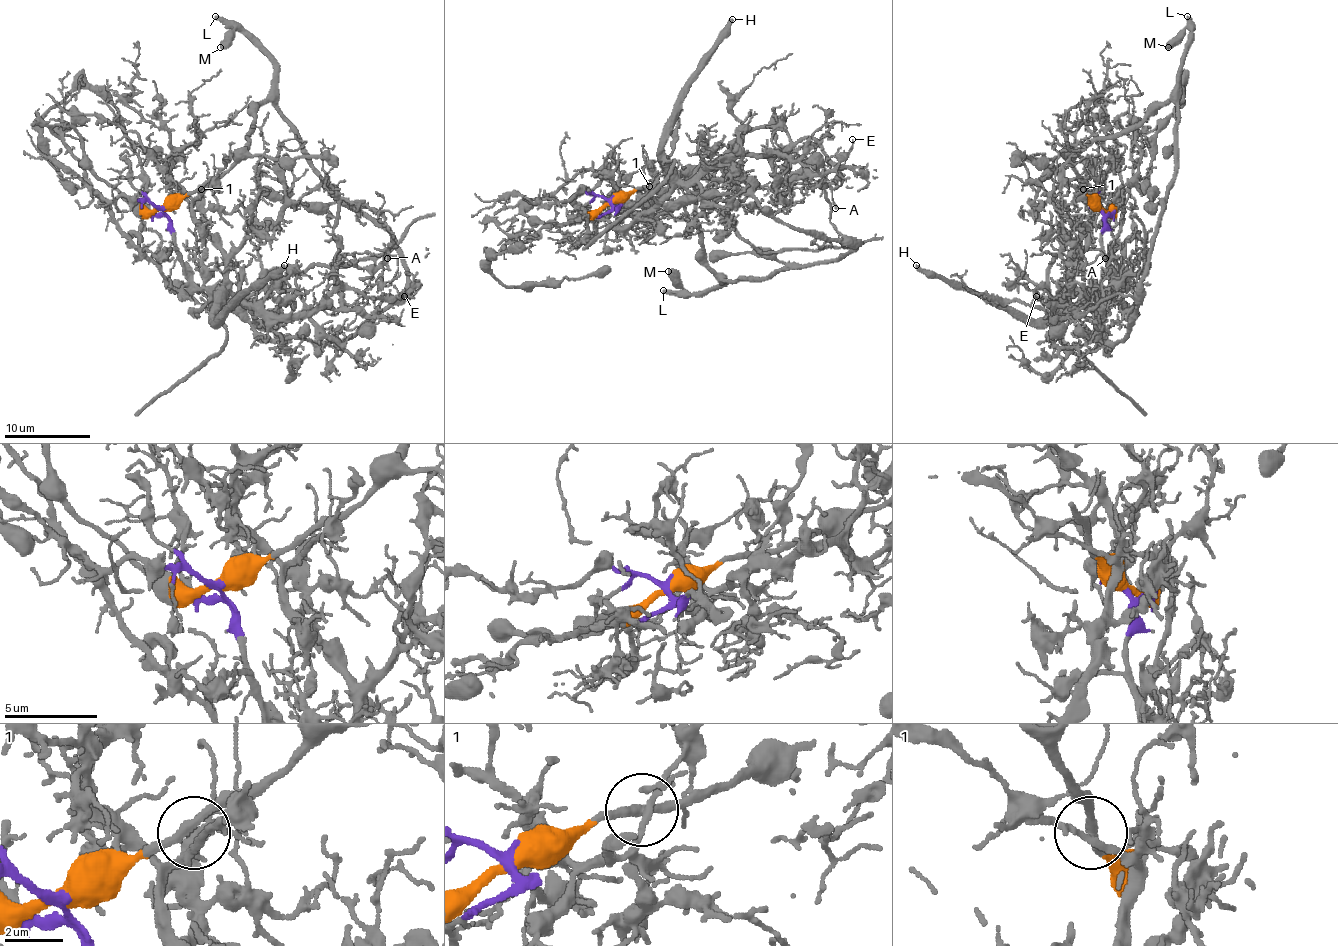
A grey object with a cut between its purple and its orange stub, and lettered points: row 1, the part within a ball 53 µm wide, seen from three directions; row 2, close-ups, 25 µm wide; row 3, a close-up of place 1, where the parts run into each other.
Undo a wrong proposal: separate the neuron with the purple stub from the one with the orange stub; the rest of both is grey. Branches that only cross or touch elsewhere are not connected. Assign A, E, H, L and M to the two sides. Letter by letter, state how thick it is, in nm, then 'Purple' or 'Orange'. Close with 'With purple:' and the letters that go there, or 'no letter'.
A: Thickness 170 nm. Purple
E: Thickness 120 nm. Purple
H: Thickness 320 nm. Purple
L: Thickness 360 nm. Orange
M: Thickness 600 nm. Orange
With purple: A, E, H

